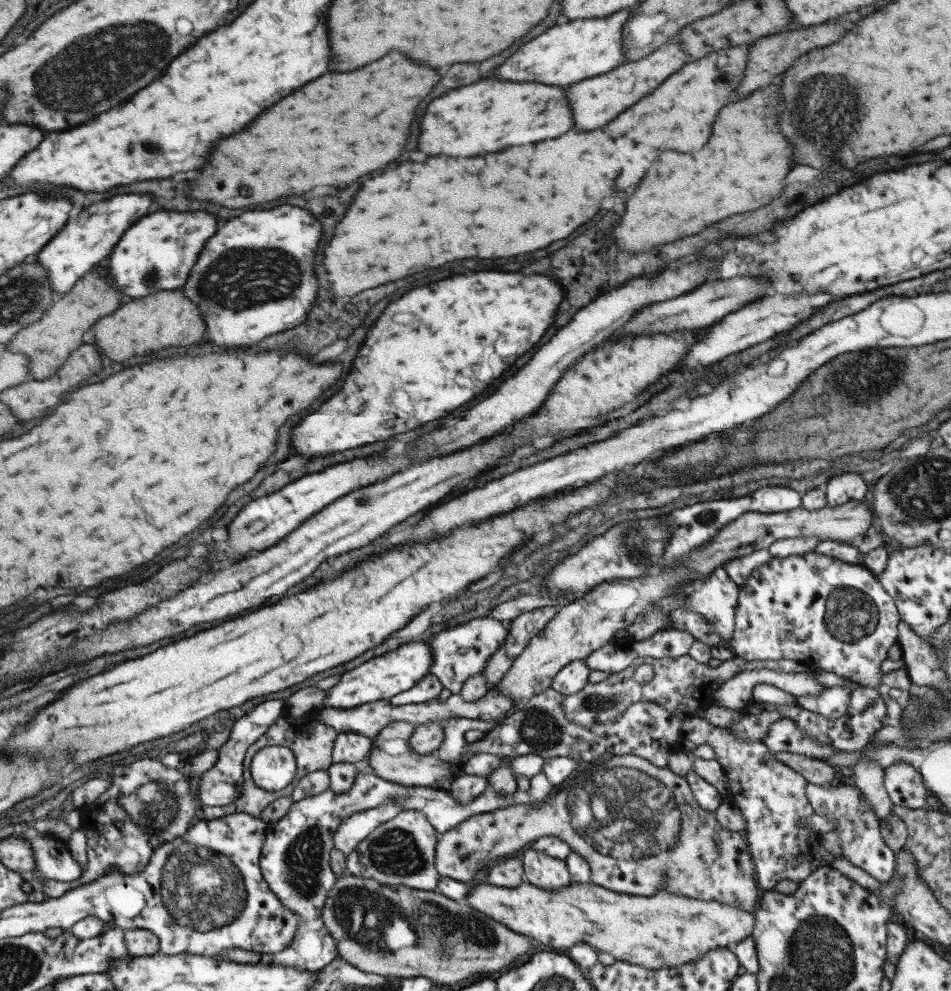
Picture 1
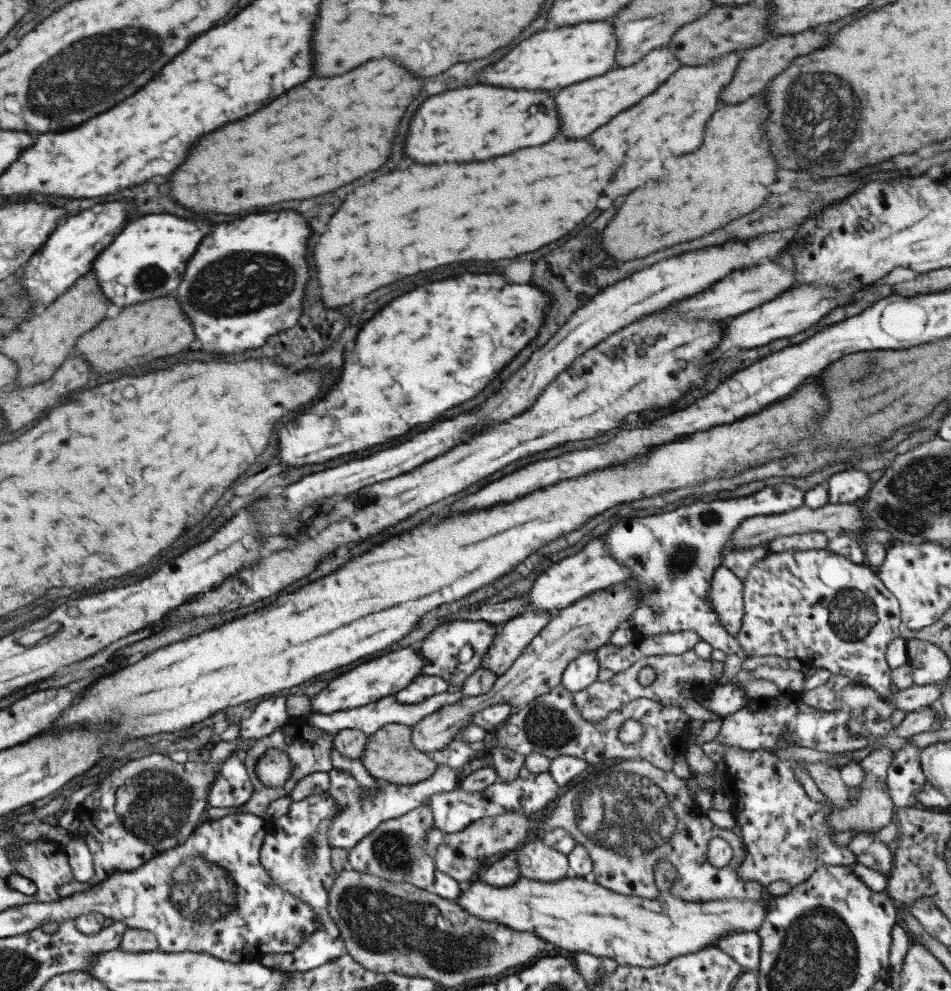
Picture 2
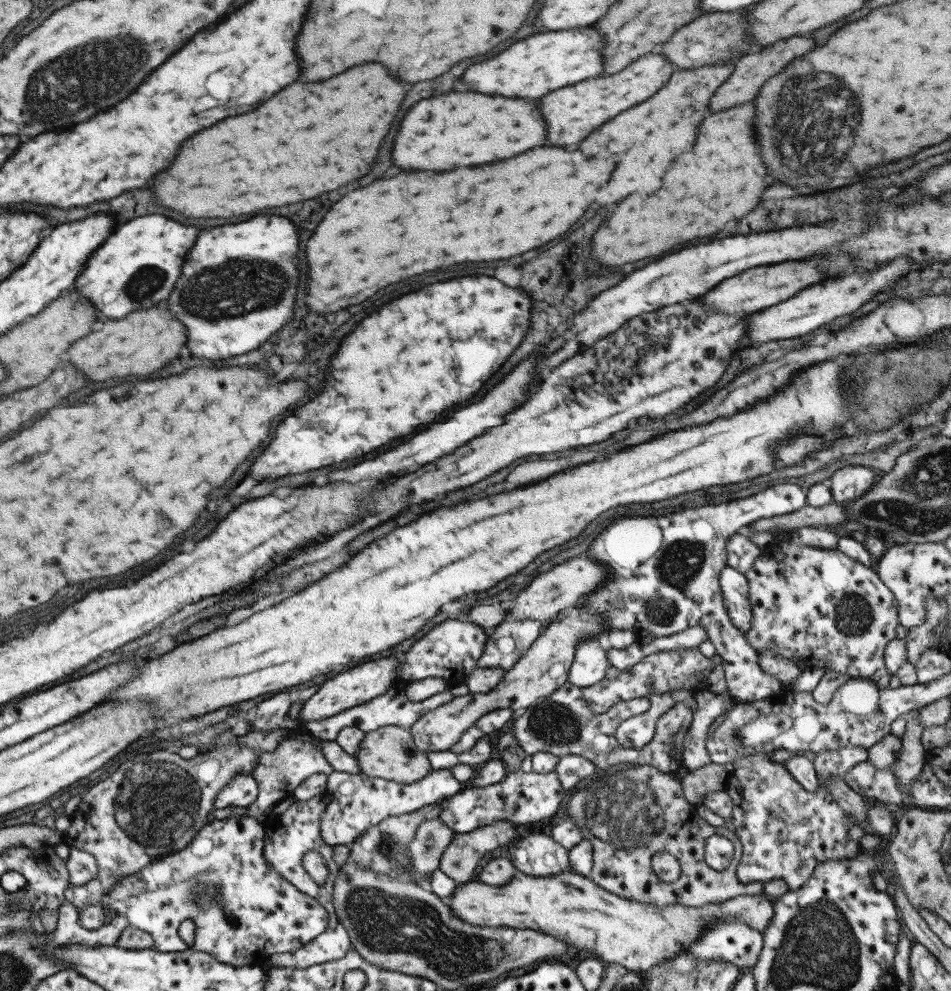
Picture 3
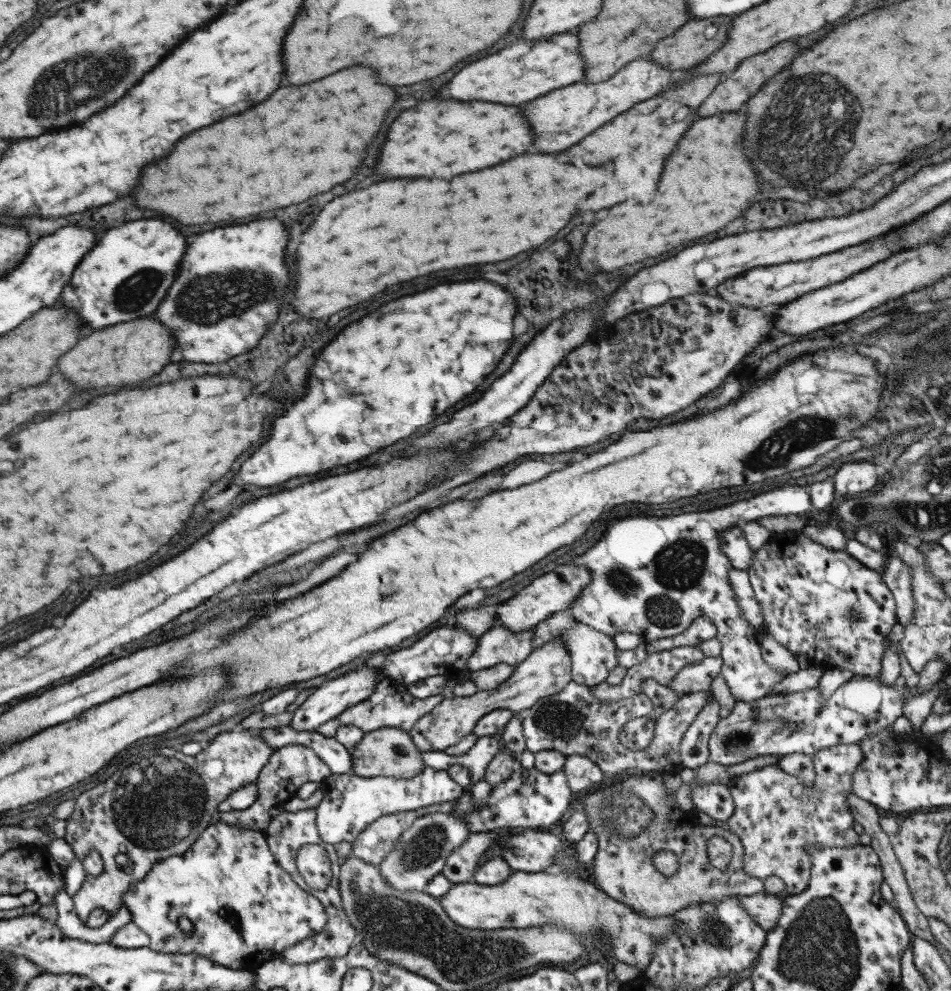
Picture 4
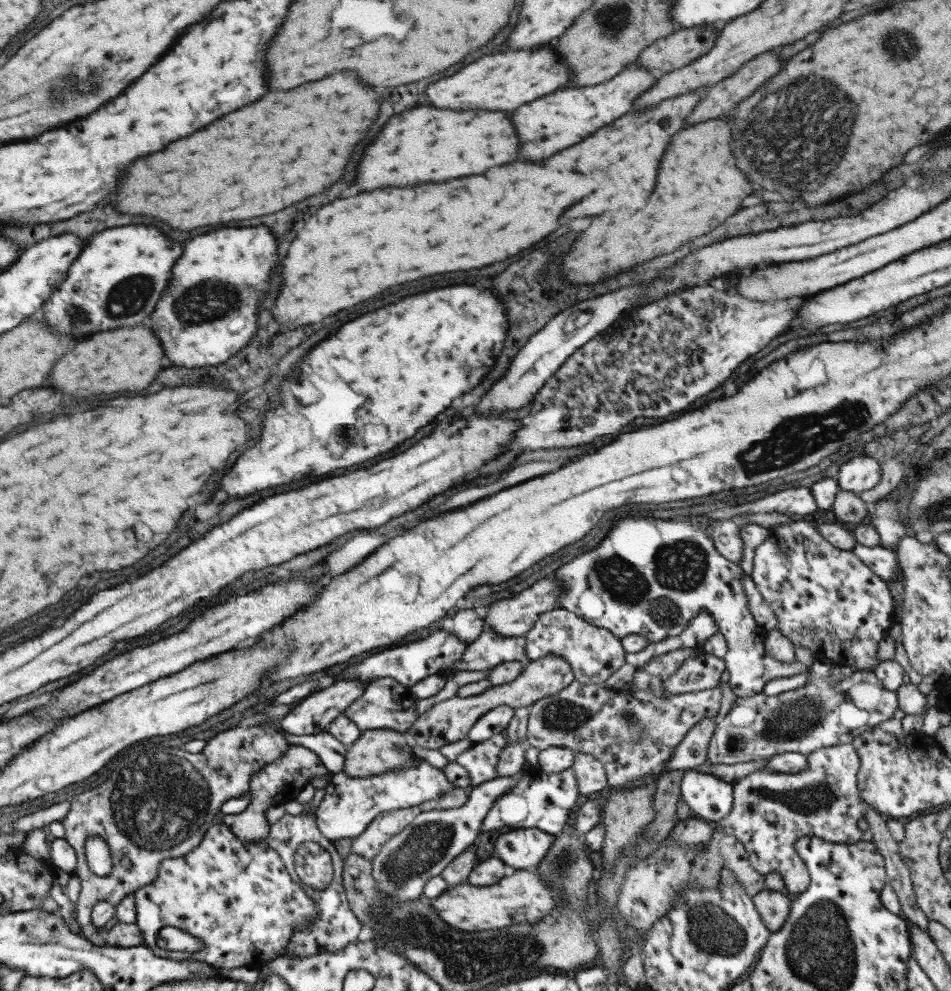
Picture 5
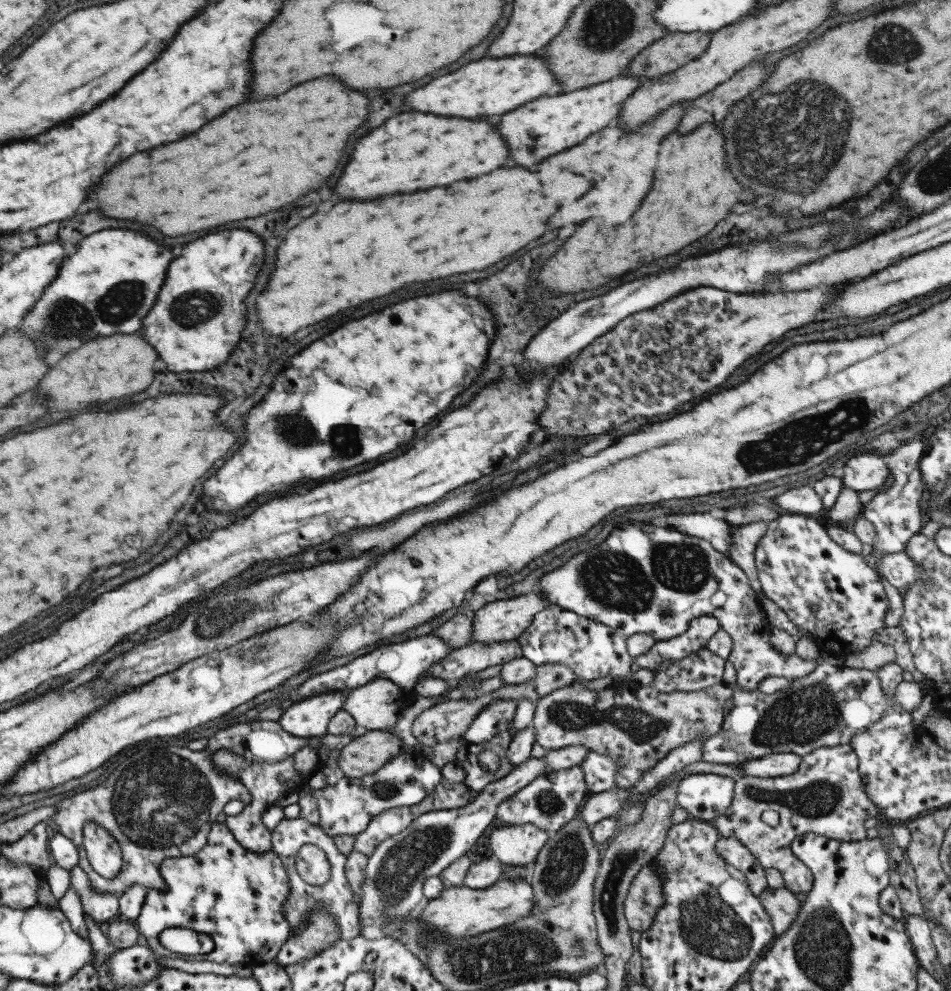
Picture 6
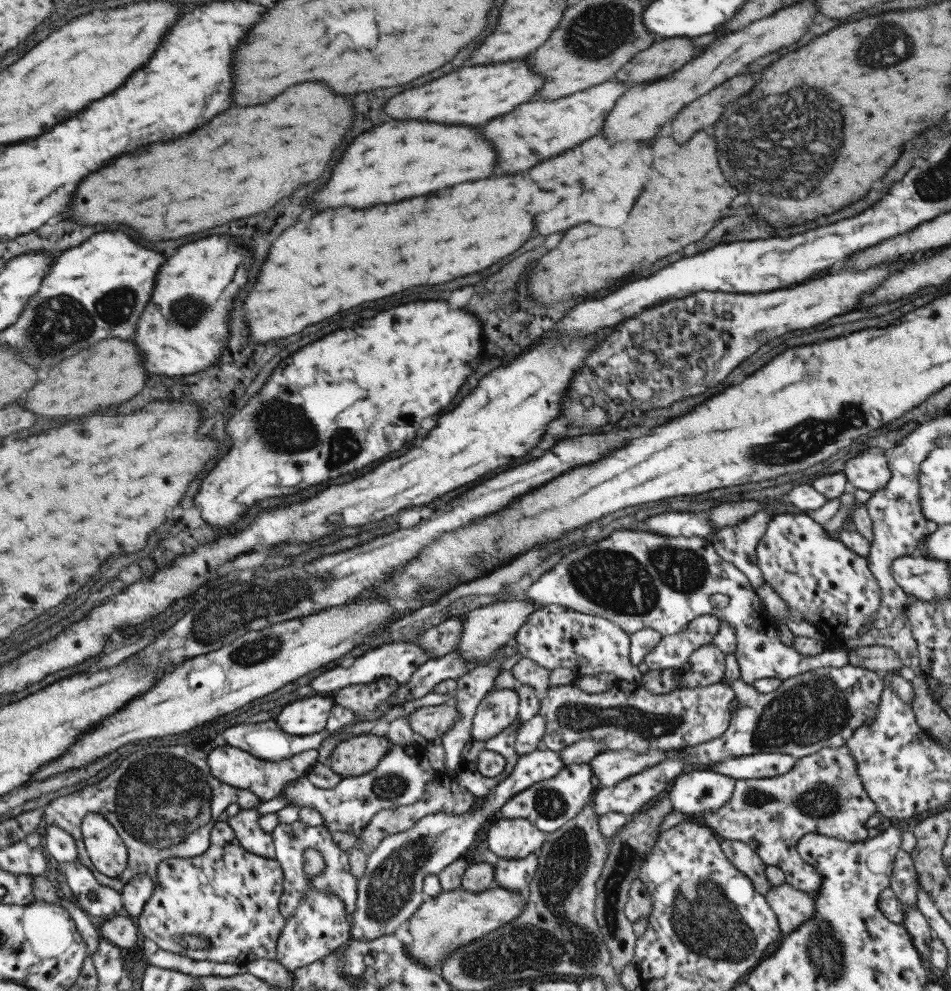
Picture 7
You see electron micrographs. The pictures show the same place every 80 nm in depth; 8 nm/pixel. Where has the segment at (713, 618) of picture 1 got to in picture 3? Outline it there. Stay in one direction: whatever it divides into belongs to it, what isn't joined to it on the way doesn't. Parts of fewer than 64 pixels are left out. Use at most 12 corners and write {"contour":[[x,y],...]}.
{"contour":[[726,566],[717,582],[731,625],[751,628],[747,579]]}

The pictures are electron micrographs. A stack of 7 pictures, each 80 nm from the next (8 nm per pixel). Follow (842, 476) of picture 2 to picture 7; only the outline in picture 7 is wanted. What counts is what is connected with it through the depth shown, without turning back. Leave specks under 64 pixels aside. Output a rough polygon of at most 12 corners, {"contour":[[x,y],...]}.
{"contour":[[886,450],[845,461],[849,489],[873,493],[890,480]]}

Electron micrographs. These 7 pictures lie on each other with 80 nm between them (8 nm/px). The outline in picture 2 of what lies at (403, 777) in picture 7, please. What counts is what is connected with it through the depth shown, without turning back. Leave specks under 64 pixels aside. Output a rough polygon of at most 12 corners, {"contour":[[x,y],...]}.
{"contour":[[439,765],[417,784],[380,781],[365,797],[350,772],[332,767],[325,792],[336,802],[329,847],[351,849],[380,822],[456,788]]}

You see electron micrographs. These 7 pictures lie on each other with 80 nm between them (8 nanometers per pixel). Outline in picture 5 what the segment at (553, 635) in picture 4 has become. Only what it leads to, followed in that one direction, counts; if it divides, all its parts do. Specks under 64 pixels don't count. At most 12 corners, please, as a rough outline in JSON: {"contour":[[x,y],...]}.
{"contour":[[561,607],[523,638],[527,660],[569,663],[602,684],[625,663],[619,638]]}

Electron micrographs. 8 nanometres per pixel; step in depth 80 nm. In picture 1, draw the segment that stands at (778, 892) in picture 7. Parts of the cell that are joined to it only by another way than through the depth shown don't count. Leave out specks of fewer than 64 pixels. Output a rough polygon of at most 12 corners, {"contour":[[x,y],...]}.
{"contour":[[479,884],[467,902],[555,949],[657,970],[750,936],[752,911]]}

